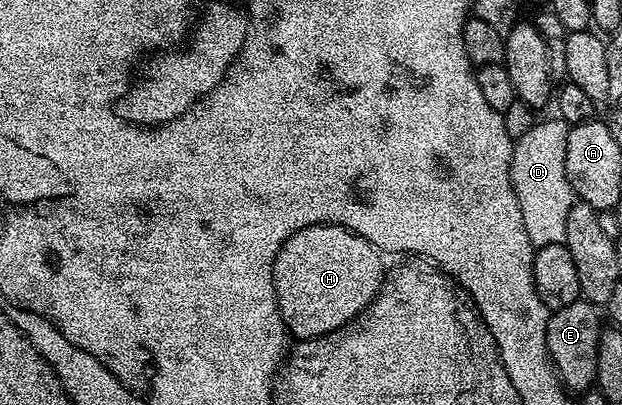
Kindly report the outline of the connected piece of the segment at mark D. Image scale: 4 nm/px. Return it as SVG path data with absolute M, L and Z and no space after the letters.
M527 102L508 104L503 113L504 128L515 139L510 161L510 183L520 204L520 216L524 216L524 232L534 247L563 244L568 212L572 210L576 195L566 175L568 132L571 126L563 118L551 116L534 126L534 114Z

